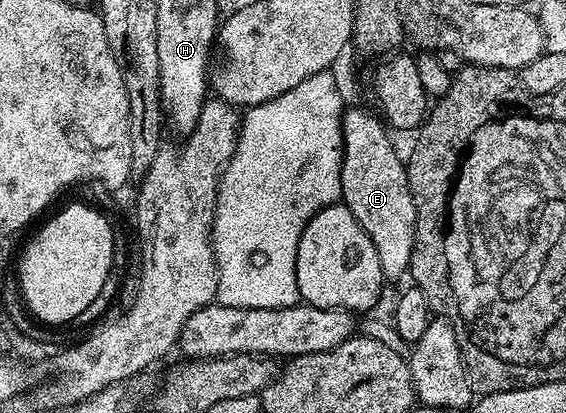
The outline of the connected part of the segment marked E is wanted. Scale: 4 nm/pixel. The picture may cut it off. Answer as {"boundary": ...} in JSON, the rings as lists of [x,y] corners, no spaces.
{"boundary":[[[347,107],[342,114],[341,203],[360,222],[364,234],[376,246],[380,270],[387,281],[405,277],[410,270],[416,234],[416,206],[410,193],[407,165],[398,157],[387,125],[362,108]]]}

